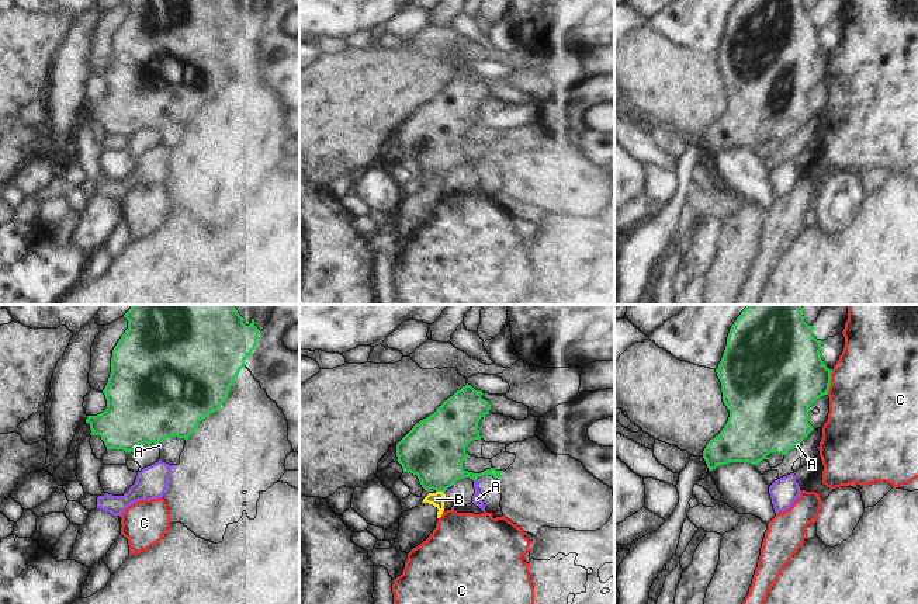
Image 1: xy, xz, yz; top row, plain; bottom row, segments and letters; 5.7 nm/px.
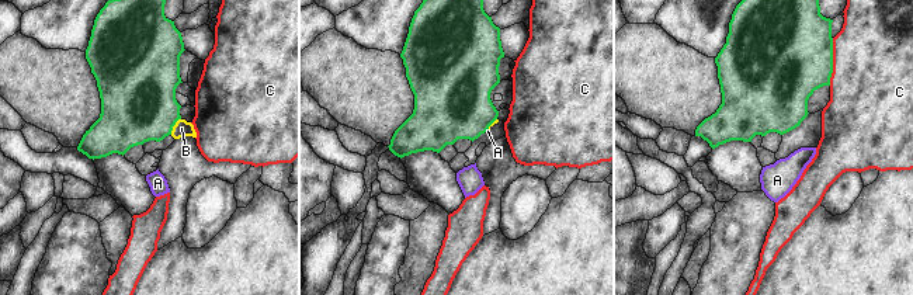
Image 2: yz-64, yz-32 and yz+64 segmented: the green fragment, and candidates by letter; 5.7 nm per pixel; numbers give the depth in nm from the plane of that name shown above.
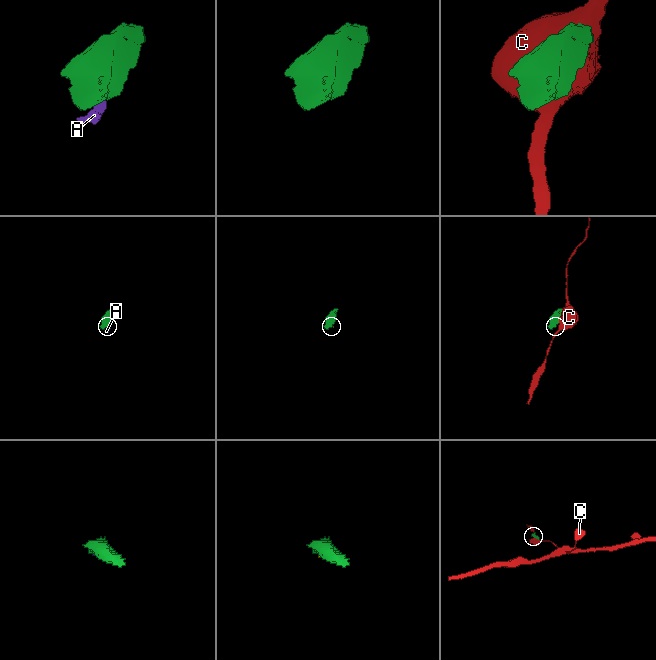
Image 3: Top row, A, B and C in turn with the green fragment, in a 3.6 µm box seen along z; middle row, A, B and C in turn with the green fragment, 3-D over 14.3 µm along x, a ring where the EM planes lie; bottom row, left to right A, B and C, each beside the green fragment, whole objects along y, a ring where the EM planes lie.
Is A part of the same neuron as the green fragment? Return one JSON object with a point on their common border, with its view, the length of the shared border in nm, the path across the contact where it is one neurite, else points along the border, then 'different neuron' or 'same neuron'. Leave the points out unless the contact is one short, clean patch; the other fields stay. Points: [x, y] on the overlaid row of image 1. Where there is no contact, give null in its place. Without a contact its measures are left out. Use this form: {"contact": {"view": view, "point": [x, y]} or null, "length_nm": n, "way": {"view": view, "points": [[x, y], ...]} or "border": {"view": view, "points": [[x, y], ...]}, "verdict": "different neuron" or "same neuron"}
{"contact": {"view": "xz", "point": [475, 479]}, "length_nm": 40, "border": {"view": "xz", "points": [[477, 476], [474, 482]]}, "verdict": "different neuron"}

